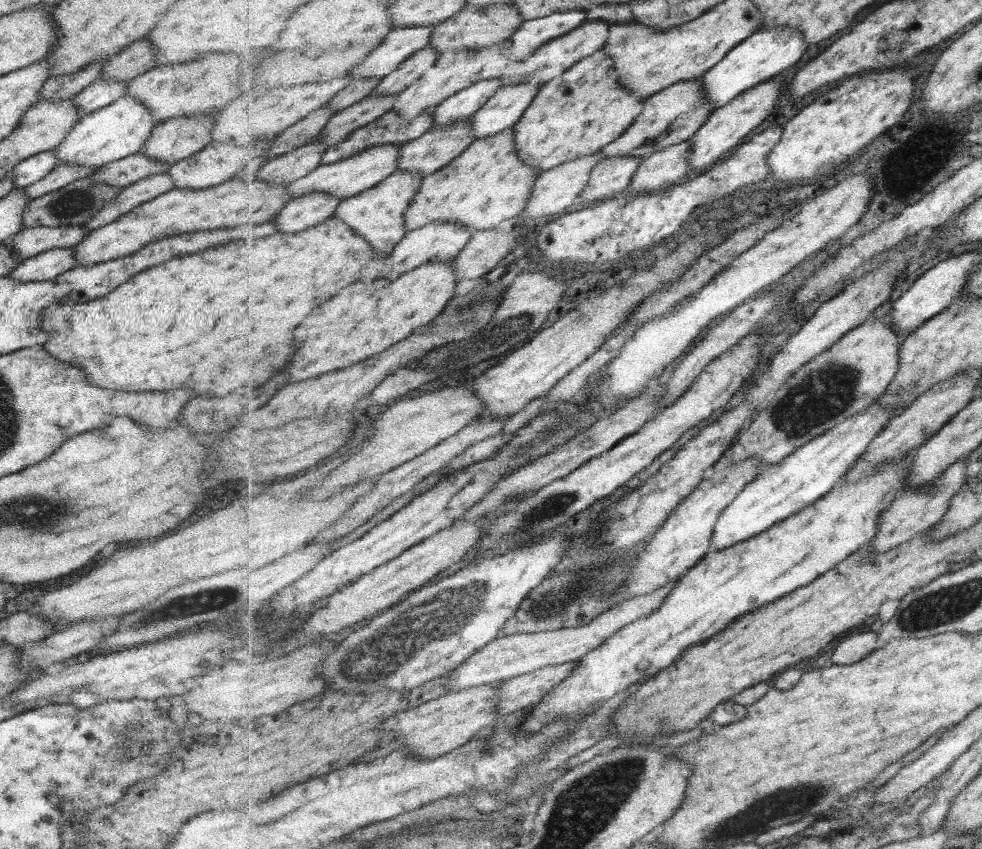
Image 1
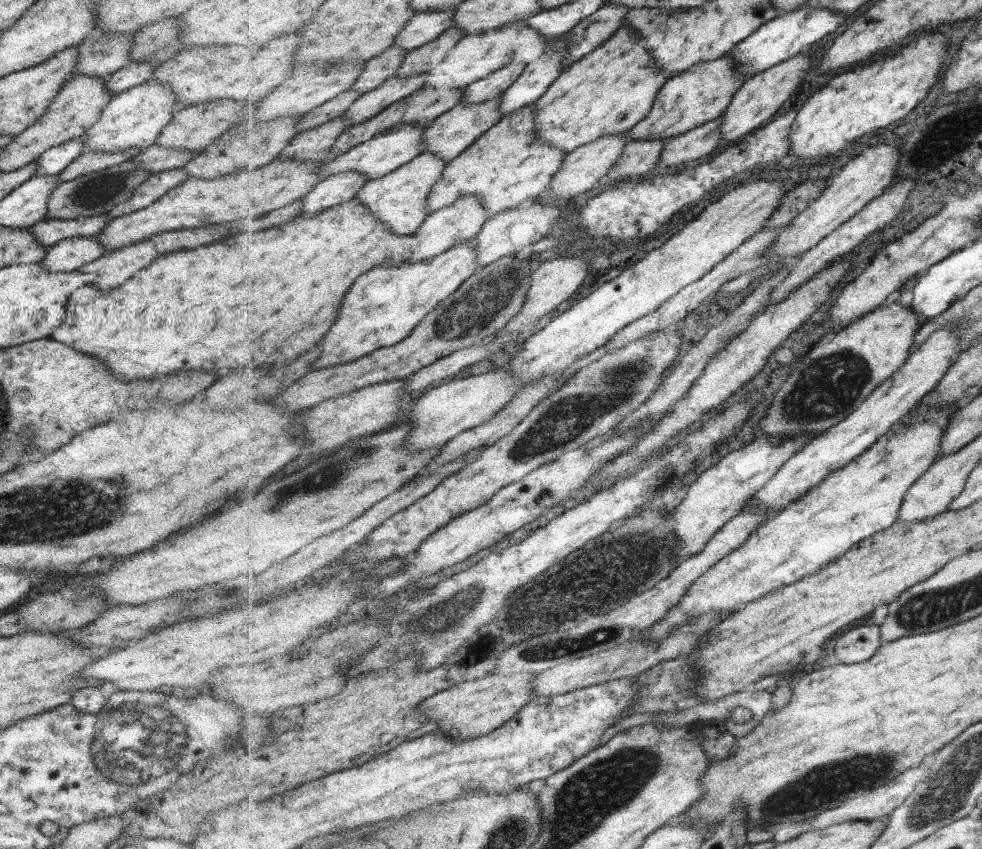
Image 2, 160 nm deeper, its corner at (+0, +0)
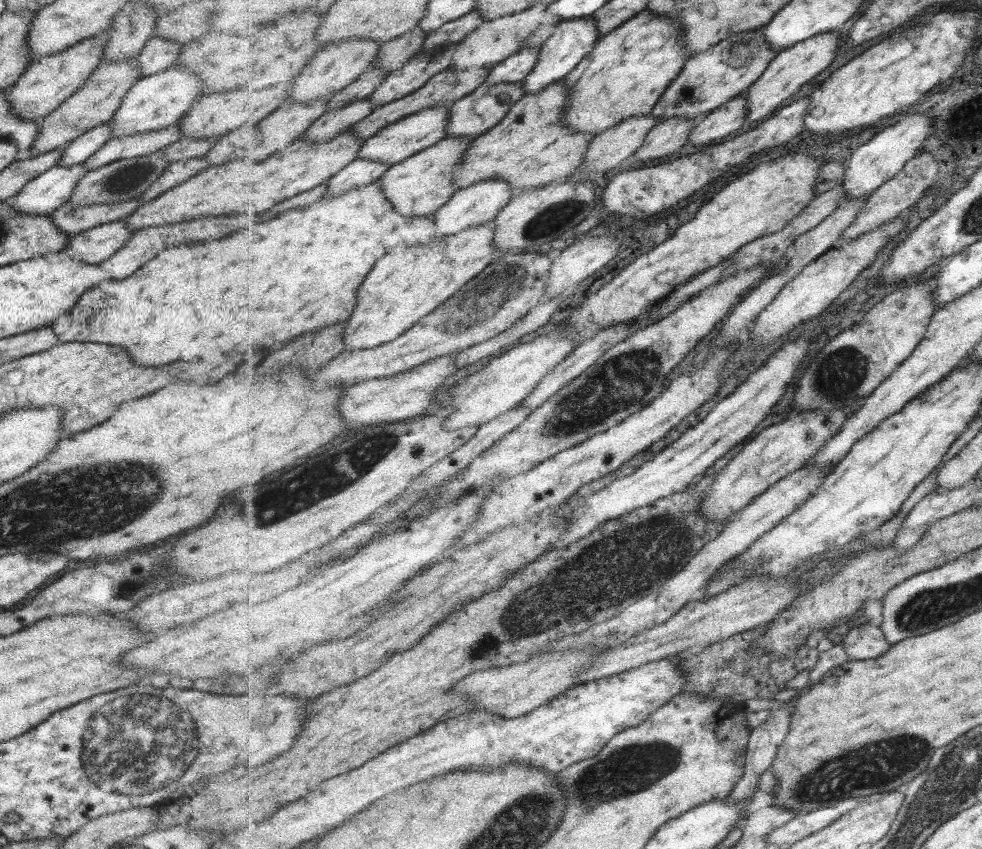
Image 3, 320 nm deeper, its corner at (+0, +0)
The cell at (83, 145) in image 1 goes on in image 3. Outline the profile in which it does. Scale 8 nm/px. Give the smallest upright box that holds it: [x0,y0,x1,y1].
[109,66,203,138]

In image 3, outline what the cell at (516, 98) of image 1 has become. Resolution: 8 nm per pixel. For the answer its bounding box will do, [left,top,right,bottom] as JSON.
[523,15,600,94]

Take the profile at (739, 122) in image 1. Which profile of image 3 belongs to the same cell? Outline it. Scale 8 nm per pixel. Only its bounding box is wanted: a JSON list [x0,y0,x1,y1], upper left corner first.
[743,31,841,130]

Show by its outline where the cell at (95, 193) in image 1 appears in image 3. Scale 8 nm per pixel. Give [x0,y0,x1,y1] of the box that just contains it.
[69,149,168,207]

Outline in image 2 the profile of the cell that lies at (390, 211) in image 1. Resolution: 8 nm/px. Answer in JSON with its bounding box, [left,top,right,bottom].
[355,153,446,235]

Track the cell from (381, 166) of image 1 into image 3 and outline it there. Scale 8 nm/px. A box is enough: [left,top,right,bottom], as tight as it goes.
[357,106,452,166]

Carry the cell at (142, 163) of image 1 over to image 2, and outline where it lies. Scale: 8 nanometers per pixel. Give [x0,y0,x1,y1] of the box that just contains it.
[131,144,198,174]

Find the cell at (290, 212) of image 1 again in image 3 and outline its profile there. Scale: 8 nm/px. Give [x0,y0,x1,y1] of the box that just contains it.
[326,159,390,198]

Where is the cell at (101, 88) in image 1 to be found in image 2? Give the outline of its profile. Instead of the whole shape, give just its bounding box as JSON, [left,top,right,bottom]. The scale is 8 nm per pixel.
[104,61,156,96]

